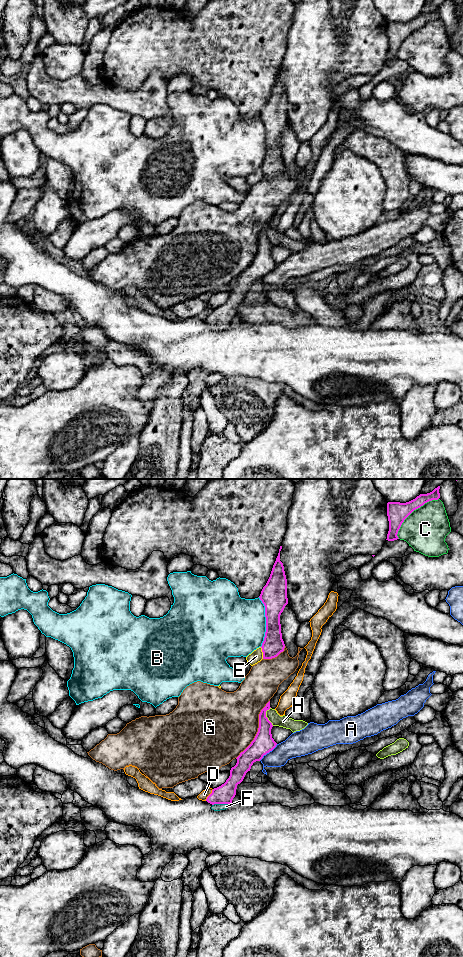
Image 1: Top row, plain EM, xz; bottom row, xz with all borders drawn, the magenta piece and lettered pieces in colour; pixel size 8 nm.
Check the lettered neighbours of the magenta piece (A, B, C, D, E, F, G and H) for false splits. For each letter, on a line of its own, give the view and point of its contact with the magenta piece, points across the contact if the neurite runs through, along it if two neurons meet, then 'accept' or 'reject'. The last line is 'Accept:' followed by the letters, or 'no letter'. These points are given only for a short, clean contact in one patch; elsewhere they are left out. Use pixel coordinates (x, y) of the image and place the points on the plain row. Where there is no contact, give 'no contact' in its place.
A: meets magenta in xz at (268, 272); reject
B: meets magenta in xz at (266, 142); reject
C: meets magenta in xz at (412, 31); border along xz (438, 18), (429, 20), (416, 28), (402, 43), (397, 57); reject
D: meets magenta in xz at (209, 315); reject
E: meets magenta in xz at (263, 173); border along xz (260, 167), (263, 178); reject
F: meets magenta in xz at (220, 323); runs through xz (224, 314), (220, 318), (220, 323), (216, 327); accept
G: meets magenta in xz at (258, 249); reject
H: meets magenta in xz at (265, 236); border along xz (270, 227), (266, 231), (266, 237), (273, 245); reject
Accept: F

